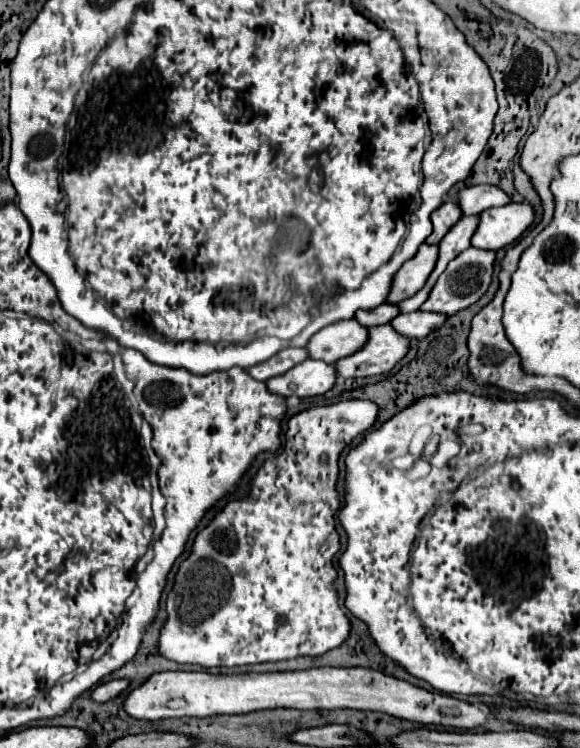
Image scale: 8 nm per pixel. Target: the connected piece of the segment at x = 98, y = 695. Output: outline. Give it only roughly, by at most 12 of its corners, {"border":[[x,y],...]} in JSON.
{"border":[[111,680],[97,686],[91,696],[97,702],[117,698],[129,688],[129,680]]}

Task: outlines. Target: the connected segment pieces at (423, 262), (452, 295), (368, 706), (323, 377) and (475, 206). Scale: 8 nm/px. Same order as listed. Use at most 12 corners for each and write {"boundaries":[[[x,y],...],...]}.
{"boundaries":[[[419,246],[395,274],[387,302],[419,292],[435,268],[439,248]],[[469,248],[449,262],[421,310],[453,316],[493,278],[495,250]],[[367,668],[159,672],[137,720],[355,708],[473,730],[489,714]],[[307,360],[267,380],[271,392],[305,398],[329,392],[335,364]],[[491,184],[469,186],[457,198],[463,214],[505,206],[511,196]]]}

